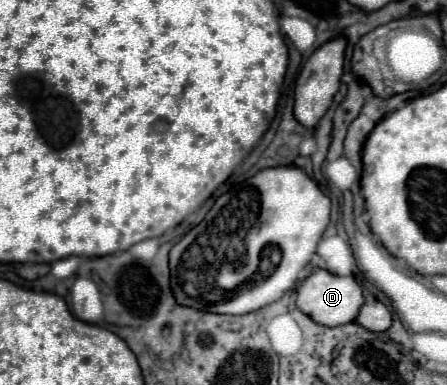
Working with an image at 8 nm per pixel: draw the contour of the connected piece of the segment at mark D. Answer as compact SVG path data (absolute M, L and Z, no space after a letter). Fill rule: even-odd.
M317 269L305 281L297 285L297 307L305 315L309 315L313 321L327 325L327 327L355 321L361 305L363 305L363 291L351 275L341 277L341 275L329 273L327 269Z

